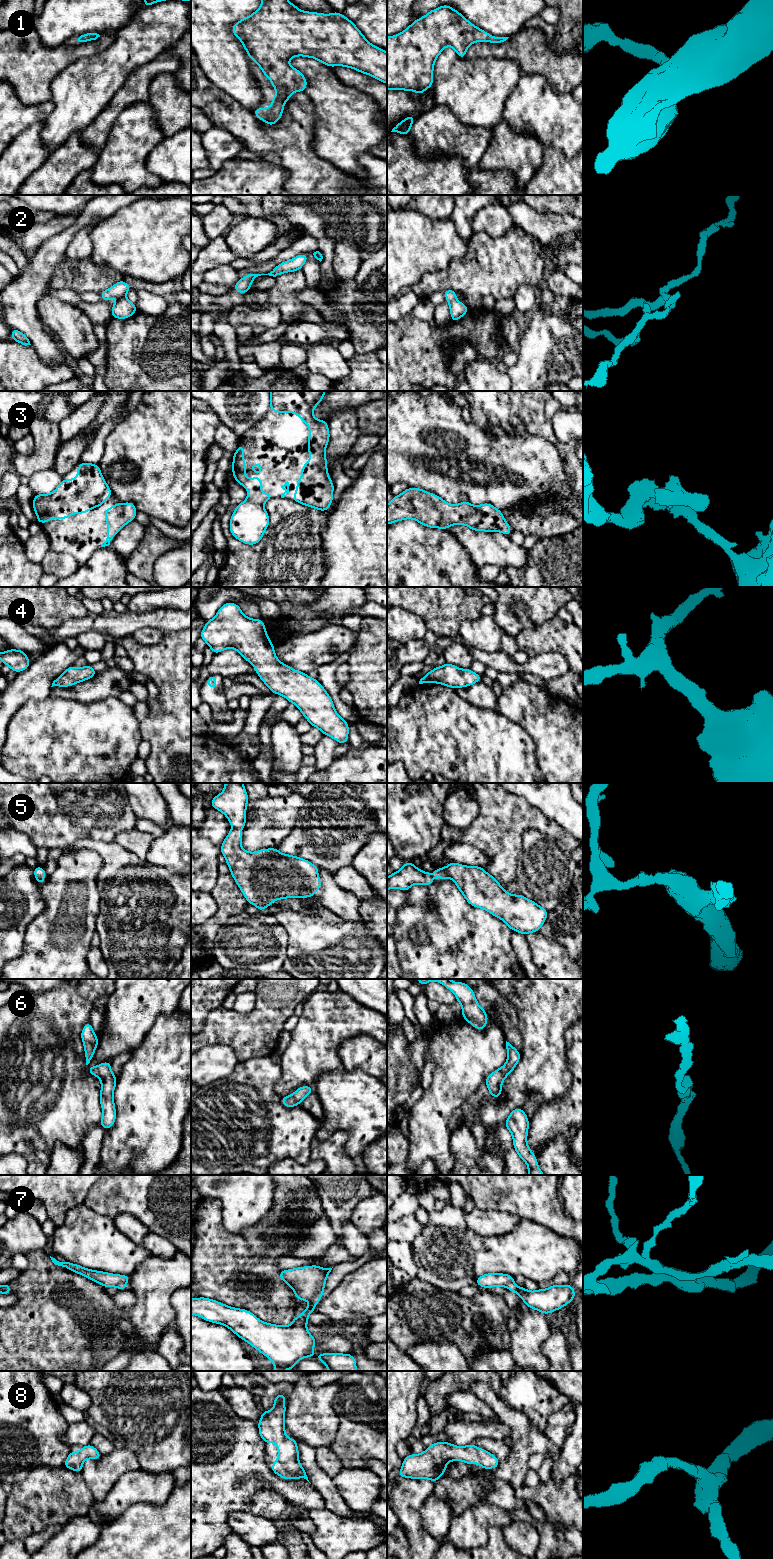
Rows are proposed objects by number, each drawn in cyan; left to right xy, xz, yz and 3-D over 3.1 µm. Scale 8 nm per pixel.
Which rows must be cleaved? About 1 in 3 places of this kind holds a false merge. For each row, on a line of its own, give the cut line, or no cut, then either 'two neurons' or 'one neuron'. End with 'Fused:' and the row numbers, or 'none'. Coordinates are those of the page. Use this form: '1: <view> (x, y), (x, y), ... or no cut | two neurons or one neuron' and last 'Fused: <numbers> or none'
1: no cut | one neuron
2: no cut | one neuron
3: no cut | one neuron
4: no cut | one neuron
5: no cut | one neuron
6: no cut | one neuron
7: no cut | one neuron
8: no cut | one neuron
Fused: none

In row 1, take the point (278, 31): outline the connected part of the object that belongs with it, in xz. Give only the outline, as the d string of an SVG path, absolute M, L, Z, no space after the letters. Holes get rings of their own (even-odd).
M262 0L257 11L249 17L242 18L232 26L232 34L240 39L249 58L260 67L277 92L277 95L272 97L269 108L258 107L254 109L254 115L270 126L276 124L283 115L285 102L290 100L291 94L302 92L307 88L307 80L304 75L298 69L289 65L288 61L293 57L314 58L329 67L344 66L352 68L387 84L387 52L369 43L351 20L335 11L332 14L307 12L299 10L296 5L288 0Z

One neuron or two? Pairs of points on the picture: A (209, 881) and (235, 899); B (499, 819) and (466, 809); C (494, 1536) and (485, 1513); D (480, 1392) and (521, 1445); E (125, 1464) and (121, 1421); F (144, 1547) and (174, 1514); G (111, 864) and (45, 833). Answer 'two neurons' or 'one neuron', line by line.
A: two neurons
B: two neurons
C: two neurons
D: one neuron
E: two neurons
F: one neuron
G: two neurons

